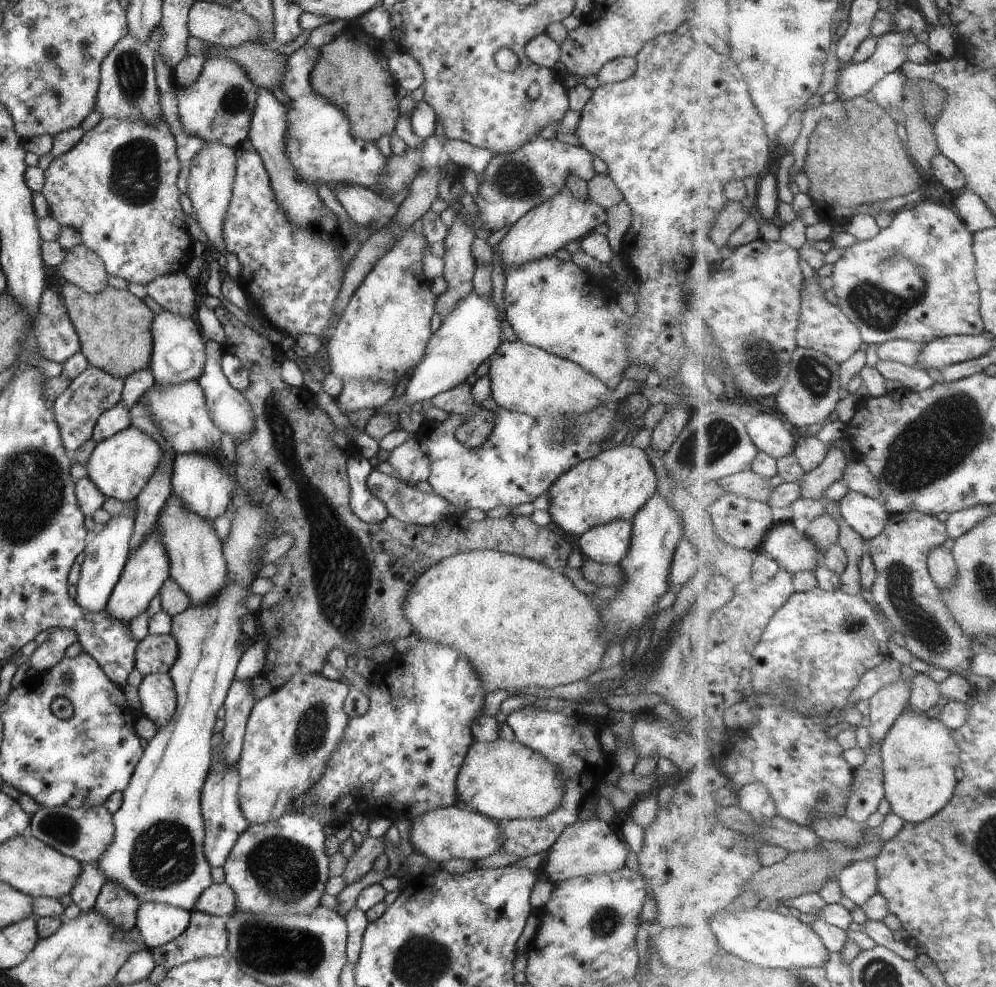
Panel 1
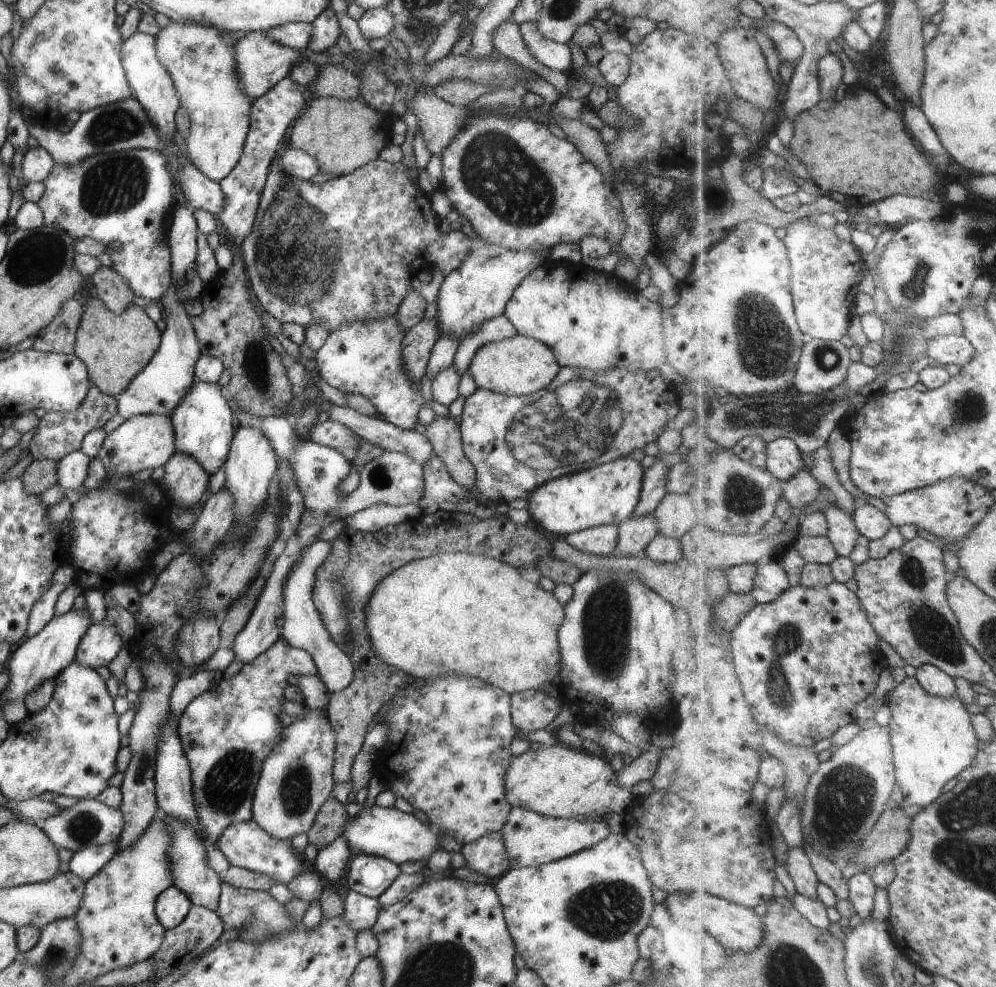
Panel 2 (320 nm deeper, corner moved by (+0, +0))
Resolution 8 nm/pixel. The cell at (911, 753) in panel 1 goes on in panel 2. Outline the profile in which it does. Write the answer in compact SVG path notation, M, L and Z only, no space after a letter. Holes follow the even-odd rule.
M907 677L887 696L887 703L892 712L890 737L894 750L896 766L896 784L907 803L925 808L934 803L942 794L947 782L958 778L972 764L975 764L980 751L980 741L973 726L967 706L958 697L932 695L923 688L916 677Z

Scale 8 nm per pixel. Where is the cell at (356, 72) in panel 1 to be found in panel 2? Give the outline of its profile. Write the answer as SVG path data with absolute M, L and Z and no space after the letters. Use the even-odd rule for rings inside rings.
M361 96L354 99L338 99L335 97L308 97L303 112L294 120L289 143L287 146L306 152L318 164L319 178L330 180L331 177L346 175L367 161L377 158L379 151L390 140L392 120L384 113L378 113L376 108L367 106Z

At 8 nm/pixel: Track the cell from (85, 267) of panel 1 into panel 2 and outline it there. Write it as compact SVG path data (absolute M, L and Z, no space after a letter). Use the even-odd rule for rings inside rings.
M101 265L88 279L95 288L97 298L112 313L119 315L132 304L133 291L111 267Z

